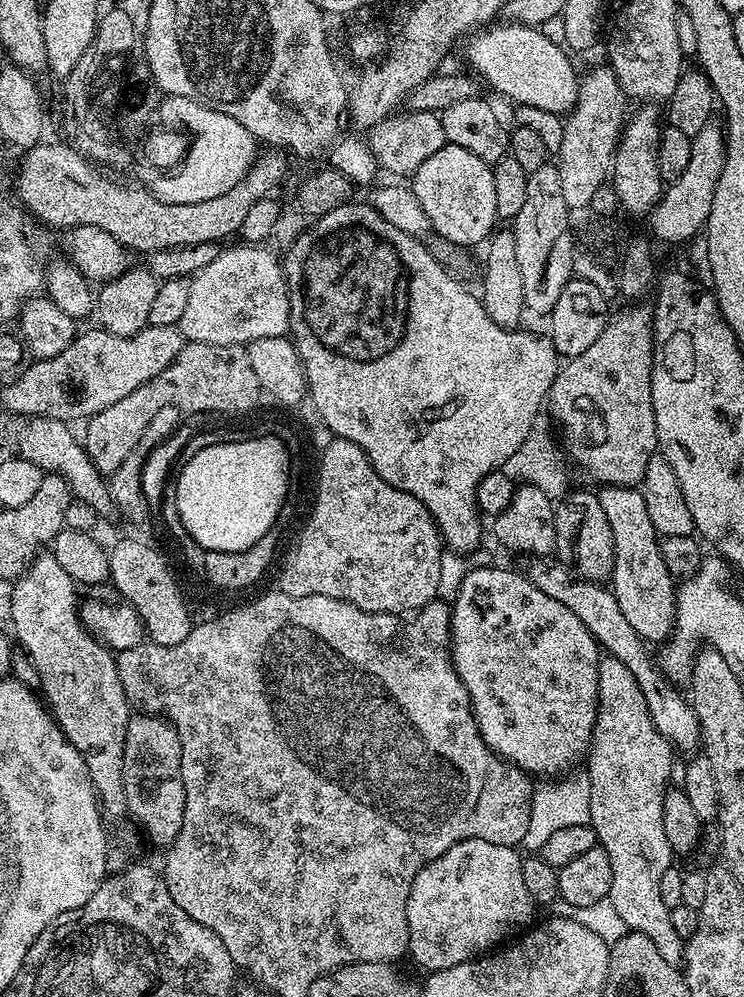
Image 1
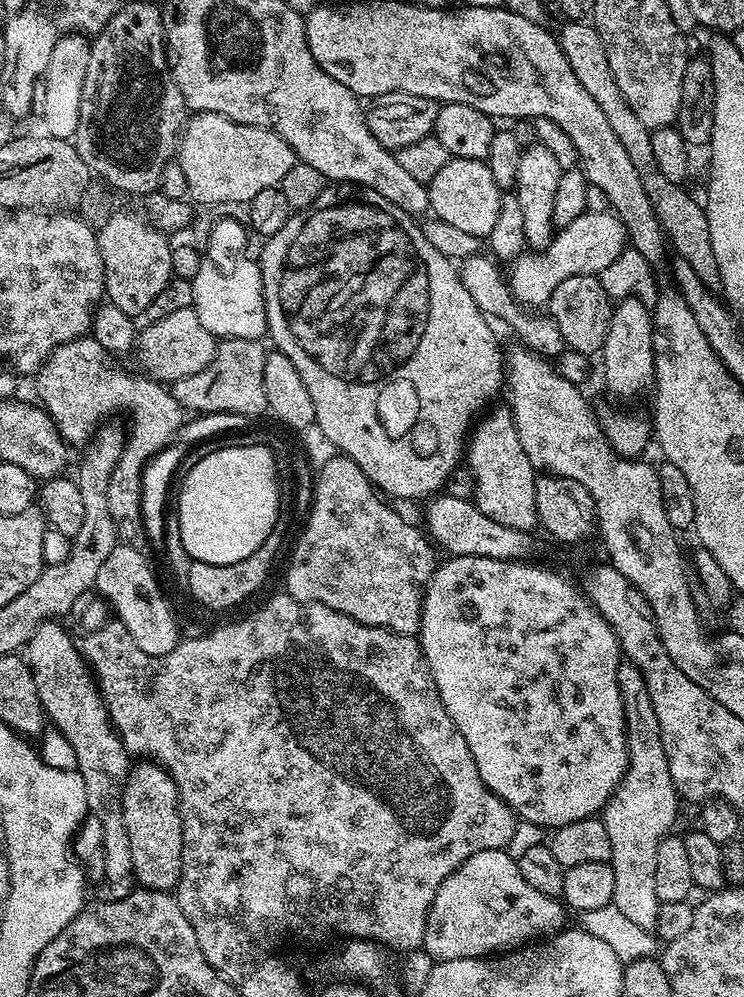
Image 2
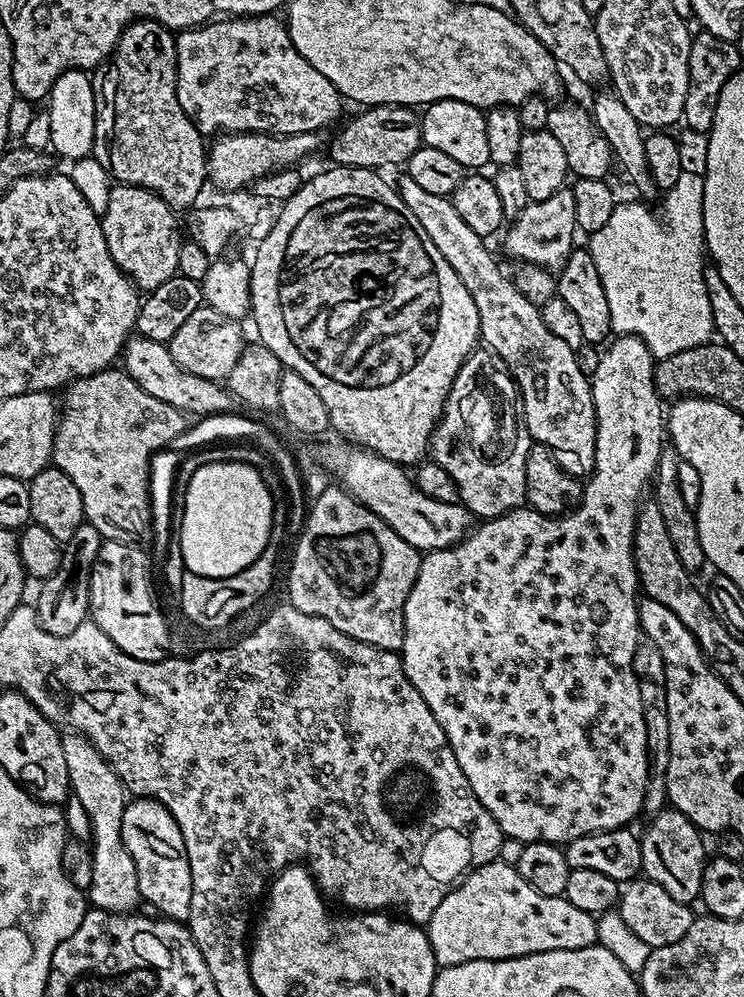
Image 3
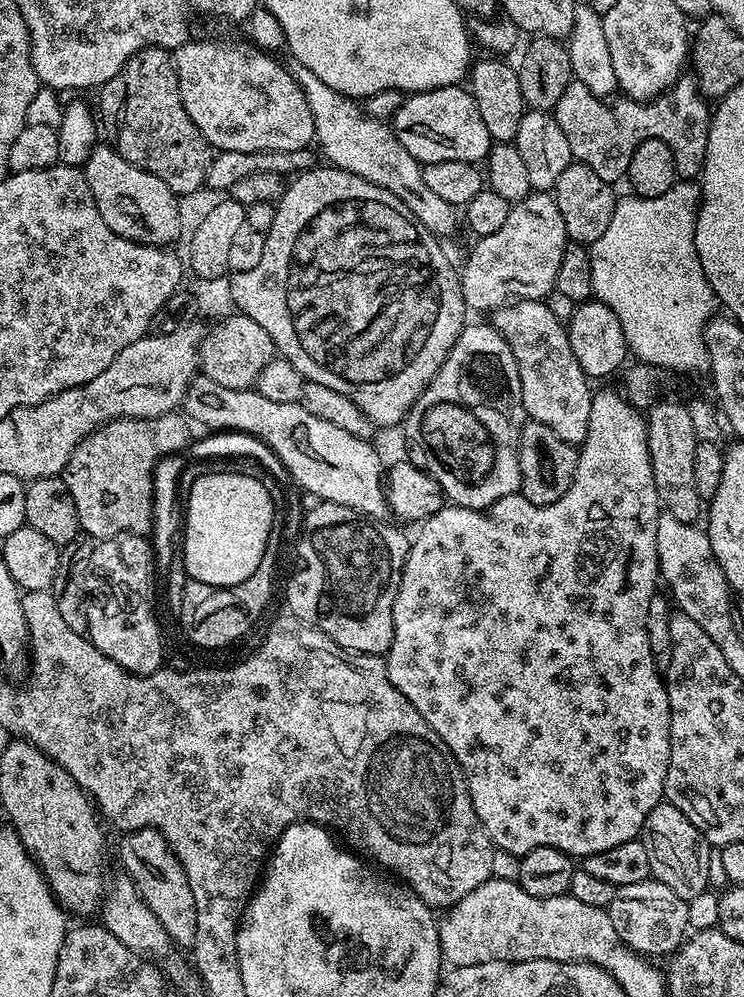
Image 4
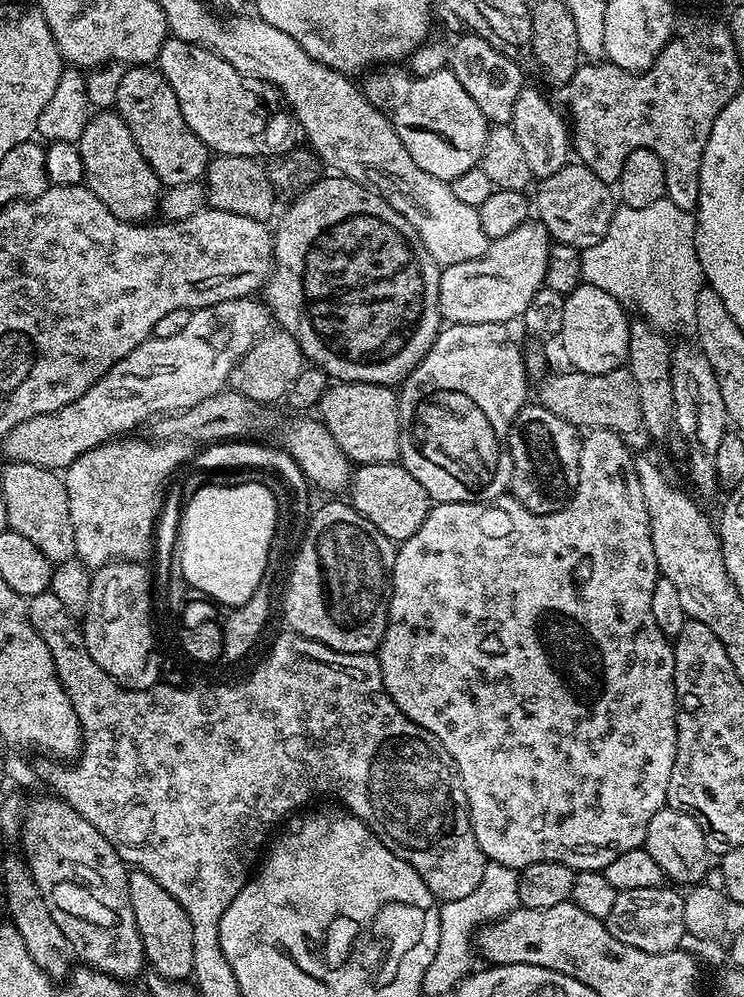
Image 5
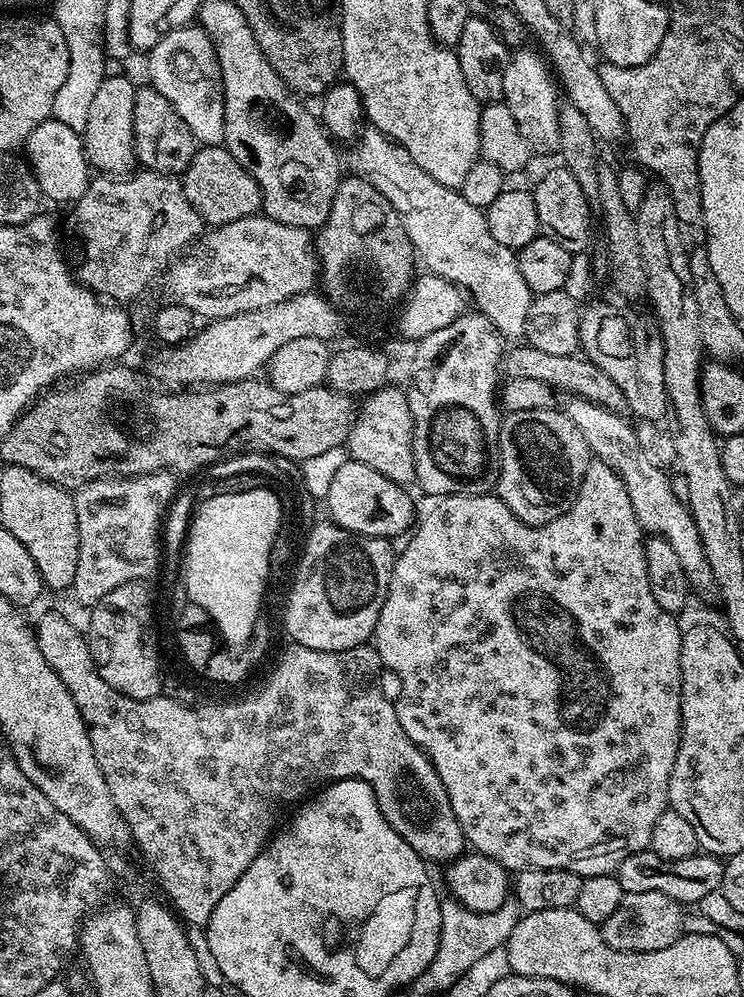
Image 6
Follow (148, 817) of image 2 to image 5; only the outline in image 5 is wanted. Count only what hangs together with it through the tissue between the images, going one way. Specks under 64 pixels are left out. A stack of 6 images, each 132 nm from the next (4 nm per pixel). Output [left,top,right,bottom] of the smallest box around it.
[128,871,194,981]

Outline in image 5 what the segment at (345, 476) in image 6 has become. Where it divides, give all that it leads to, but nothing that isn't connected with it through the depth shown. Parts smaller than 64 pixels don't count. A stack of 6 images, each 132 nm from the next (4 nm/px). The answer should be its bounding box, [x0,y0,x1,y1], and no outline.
[350,462,434,542]

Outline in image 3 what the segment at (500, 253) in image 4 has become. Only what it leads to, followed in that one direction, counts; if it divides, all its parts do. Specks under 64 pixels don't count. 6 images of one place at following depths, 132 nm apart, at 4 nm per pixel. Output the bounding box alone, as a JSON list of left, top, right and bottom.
[503,187,578,270]

